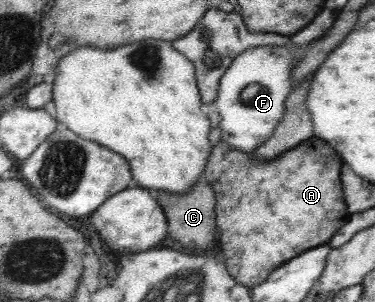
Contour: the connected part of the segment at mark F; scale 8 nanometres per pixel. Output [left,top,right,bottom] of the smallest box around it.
[212,46,299,152]

